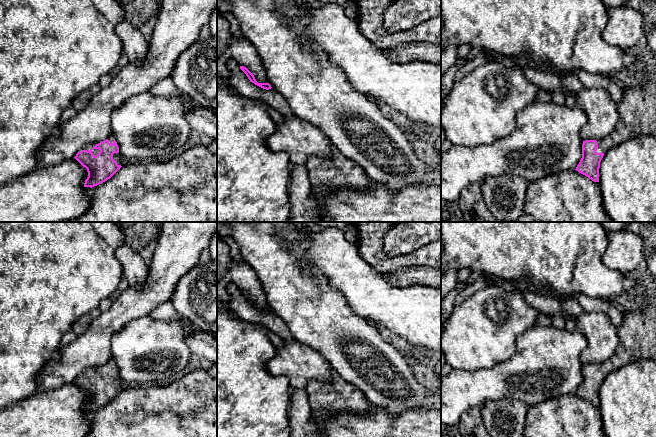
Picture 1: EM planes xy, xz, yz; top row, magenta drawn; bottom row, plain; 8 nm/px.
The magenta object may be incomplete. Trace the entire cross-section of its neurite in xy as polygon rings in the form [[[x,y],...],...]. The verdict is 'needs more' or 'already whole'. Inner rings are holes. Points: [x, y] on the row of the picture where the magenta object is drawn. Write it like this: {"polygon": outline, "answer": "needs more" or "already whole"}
{"polygon": [[[113,135],[89,151],[78,152],[74,158],[87,169],[84,187],[90,188],[110,179],[124,165]]], "answer": "needs more"}

